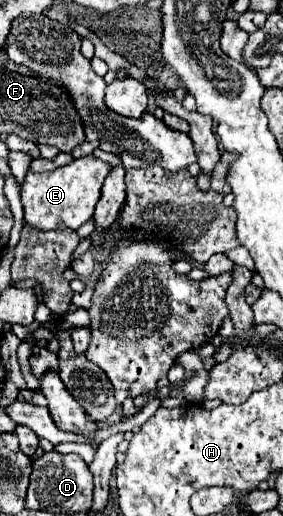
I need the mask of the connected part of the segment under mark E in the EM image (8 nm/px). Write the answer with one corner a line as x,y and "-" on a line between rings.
84,156
80,160
72,160
70,164
56,168
52,172
28,172
22,184
22,206
24,220
40,230
78,230
82,224
92,220
94,208
100,200
100,190
110,174
110,164
98,160
96,156

